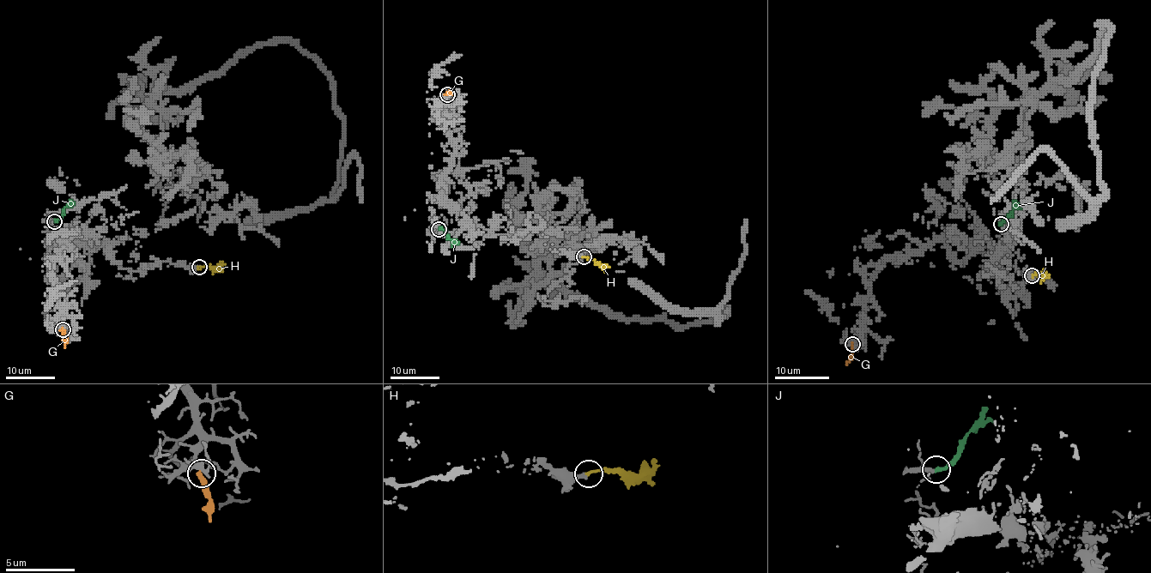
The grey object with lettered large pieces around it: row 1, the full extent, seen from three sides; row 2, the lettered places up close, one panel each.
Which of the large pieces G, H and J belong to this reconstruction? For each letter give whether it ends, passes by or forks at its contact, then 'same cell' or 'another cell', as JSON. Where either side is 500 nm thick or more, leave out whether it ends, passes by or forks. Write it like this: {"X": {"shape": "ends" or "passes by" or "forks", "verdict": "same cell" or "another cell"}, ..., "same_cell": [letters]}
{"G": {"shape": "ends", "verdict": "another cell"}, "H": {"shape": "ends", "verdict": "same cell"}, "J": {"shape": "ends", "verdict": "same cell"}, "same_cell": ["H", "J"]}

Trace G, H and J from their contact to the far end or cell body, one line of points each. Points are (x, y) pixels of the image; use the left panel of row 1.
G: (63, 329), (65, 346)
H: (199, 267), (218, 267), (222, 262)
J: (54, 221), (73, 199)

